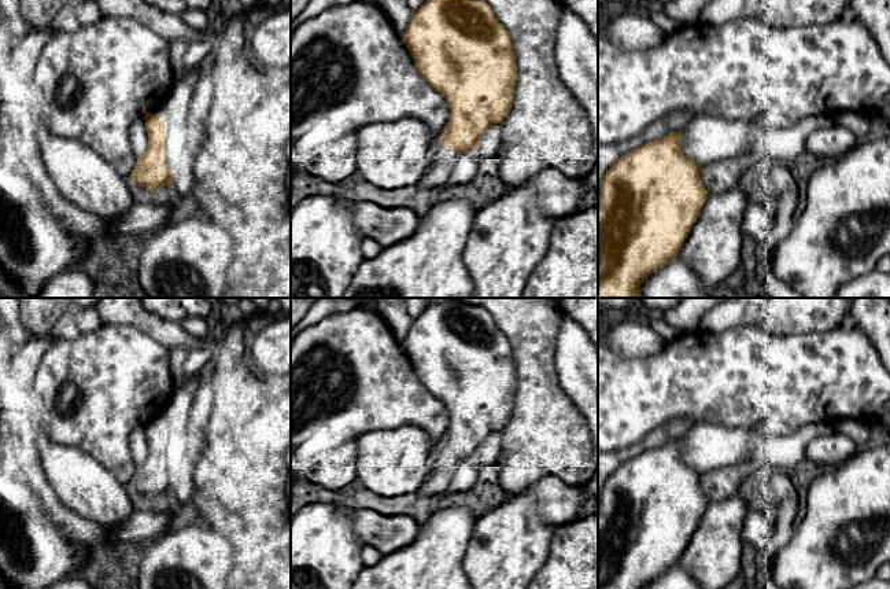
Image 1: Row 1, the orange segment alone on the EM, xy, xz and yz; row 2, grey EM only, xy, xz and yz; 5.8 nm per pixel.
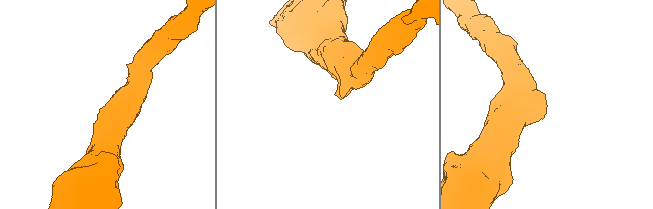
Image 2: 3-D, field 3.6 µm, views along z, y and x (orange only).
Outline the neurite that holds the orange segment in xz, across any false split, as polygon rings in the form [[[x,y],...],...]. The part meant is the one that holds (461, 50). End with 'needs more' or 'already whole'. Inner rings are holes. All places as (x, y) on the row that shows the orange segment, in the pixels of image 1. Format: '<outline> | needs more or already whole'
[[[425,0],[400,36],[418,73],[450,107],[446,130],[417,183],[433,189],[450,183],[459,152],[477,150],[484,132],[507,117],[517,80],[513,43],[485,0]]] | needs more

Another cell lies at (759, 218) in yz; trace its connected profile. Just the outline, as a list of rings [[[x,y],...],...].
[[[764,196],[749,203],[743,213],[742,231],[757,243],[767,240],[775,225],[776,209]]]

